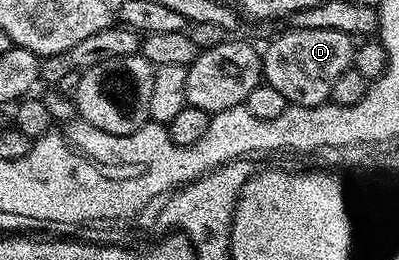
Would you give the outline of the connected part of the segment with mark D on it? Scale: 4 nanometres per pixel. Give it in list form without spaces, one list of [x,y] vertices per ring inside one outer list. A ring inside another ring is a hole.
[[[286,29],[266,48],[262,48],[263,79],[287,103],[296,103],[299,107],[319,107],[331,98],[331,90],[341,73],[352,70],[356,44],[352,36],[337,29]]]

